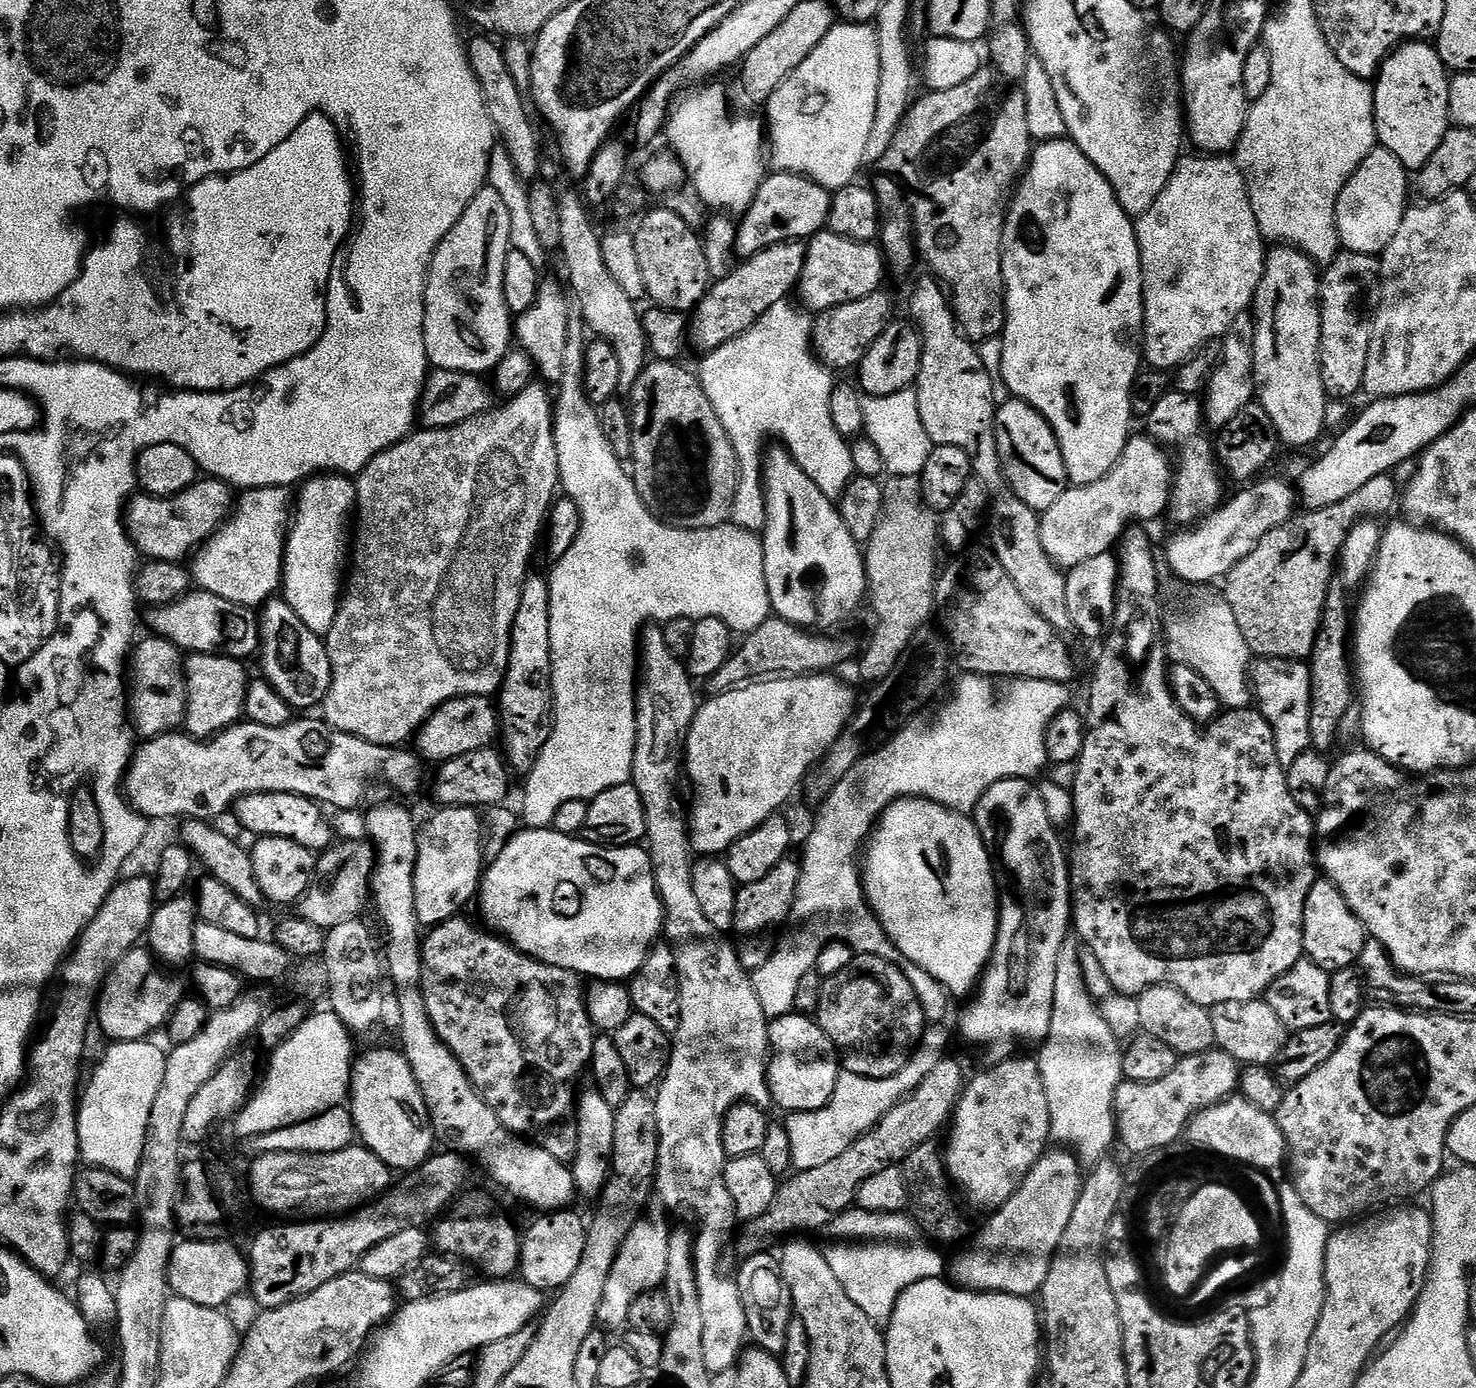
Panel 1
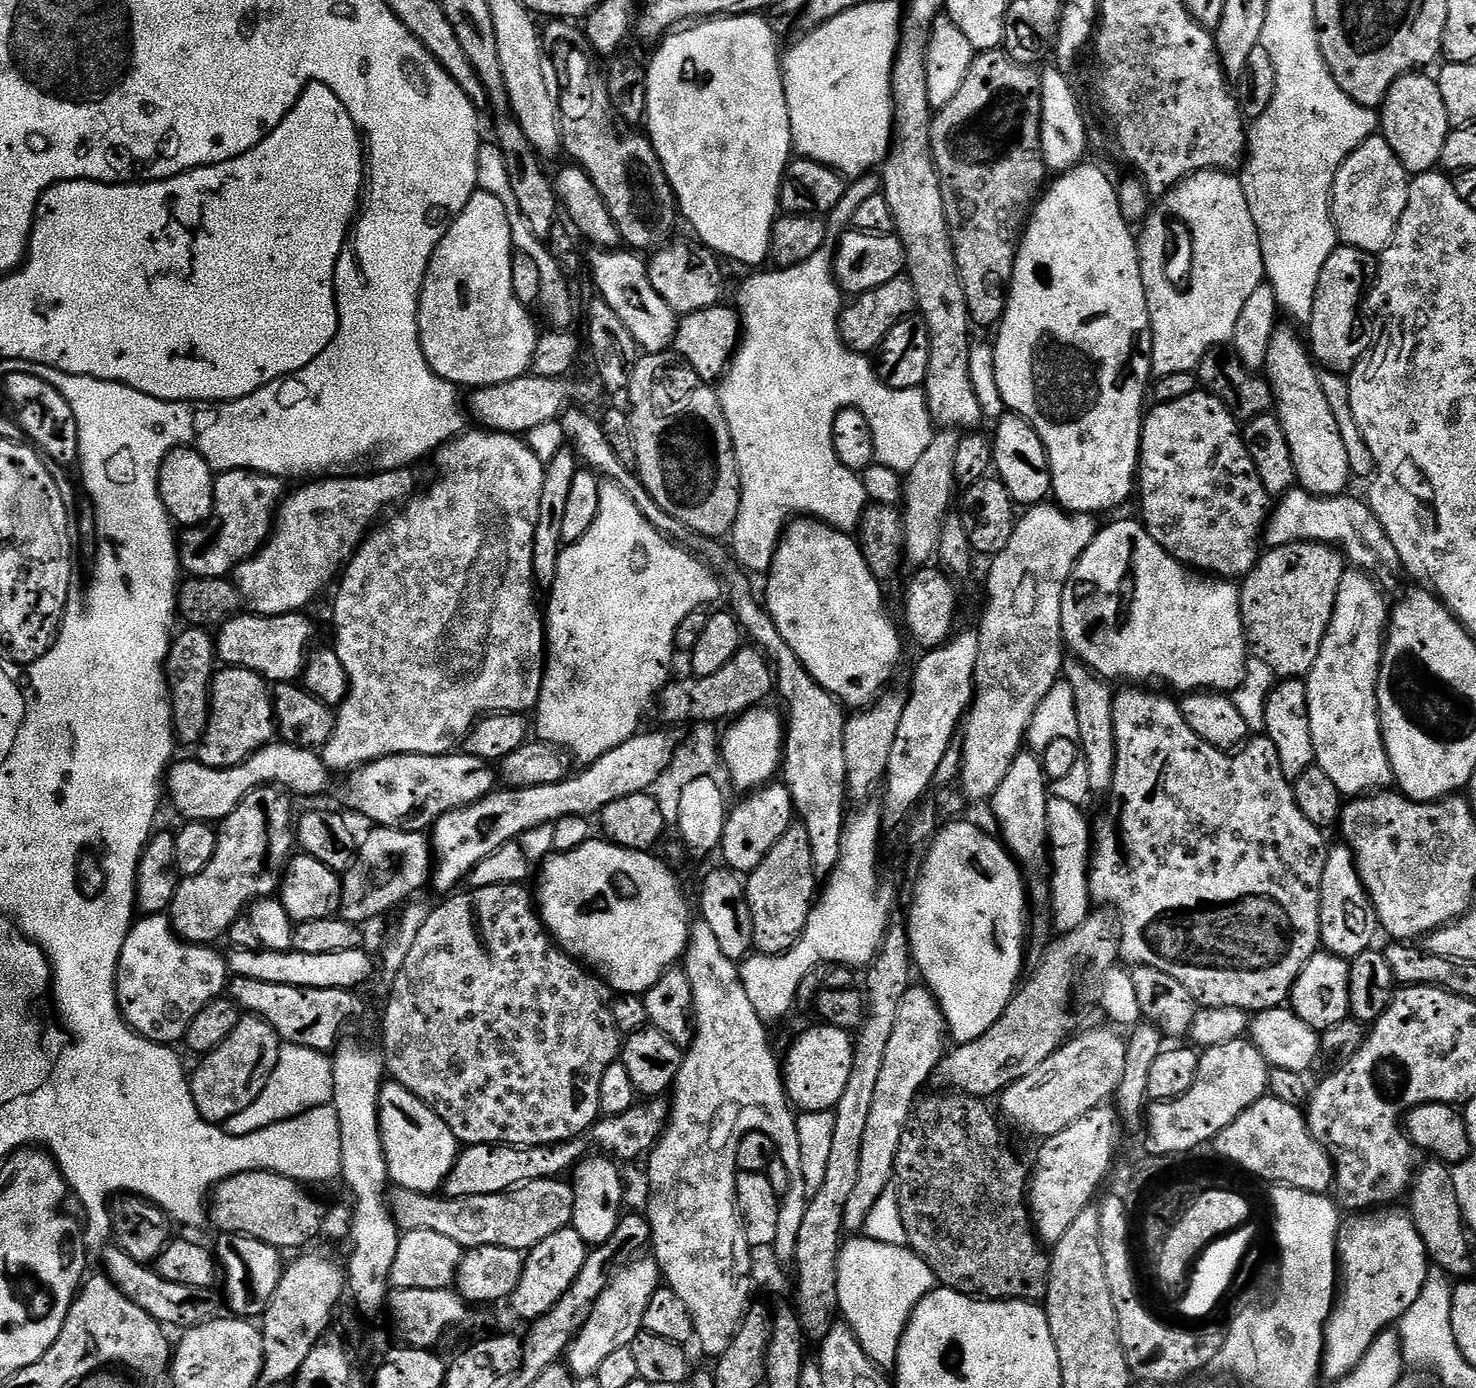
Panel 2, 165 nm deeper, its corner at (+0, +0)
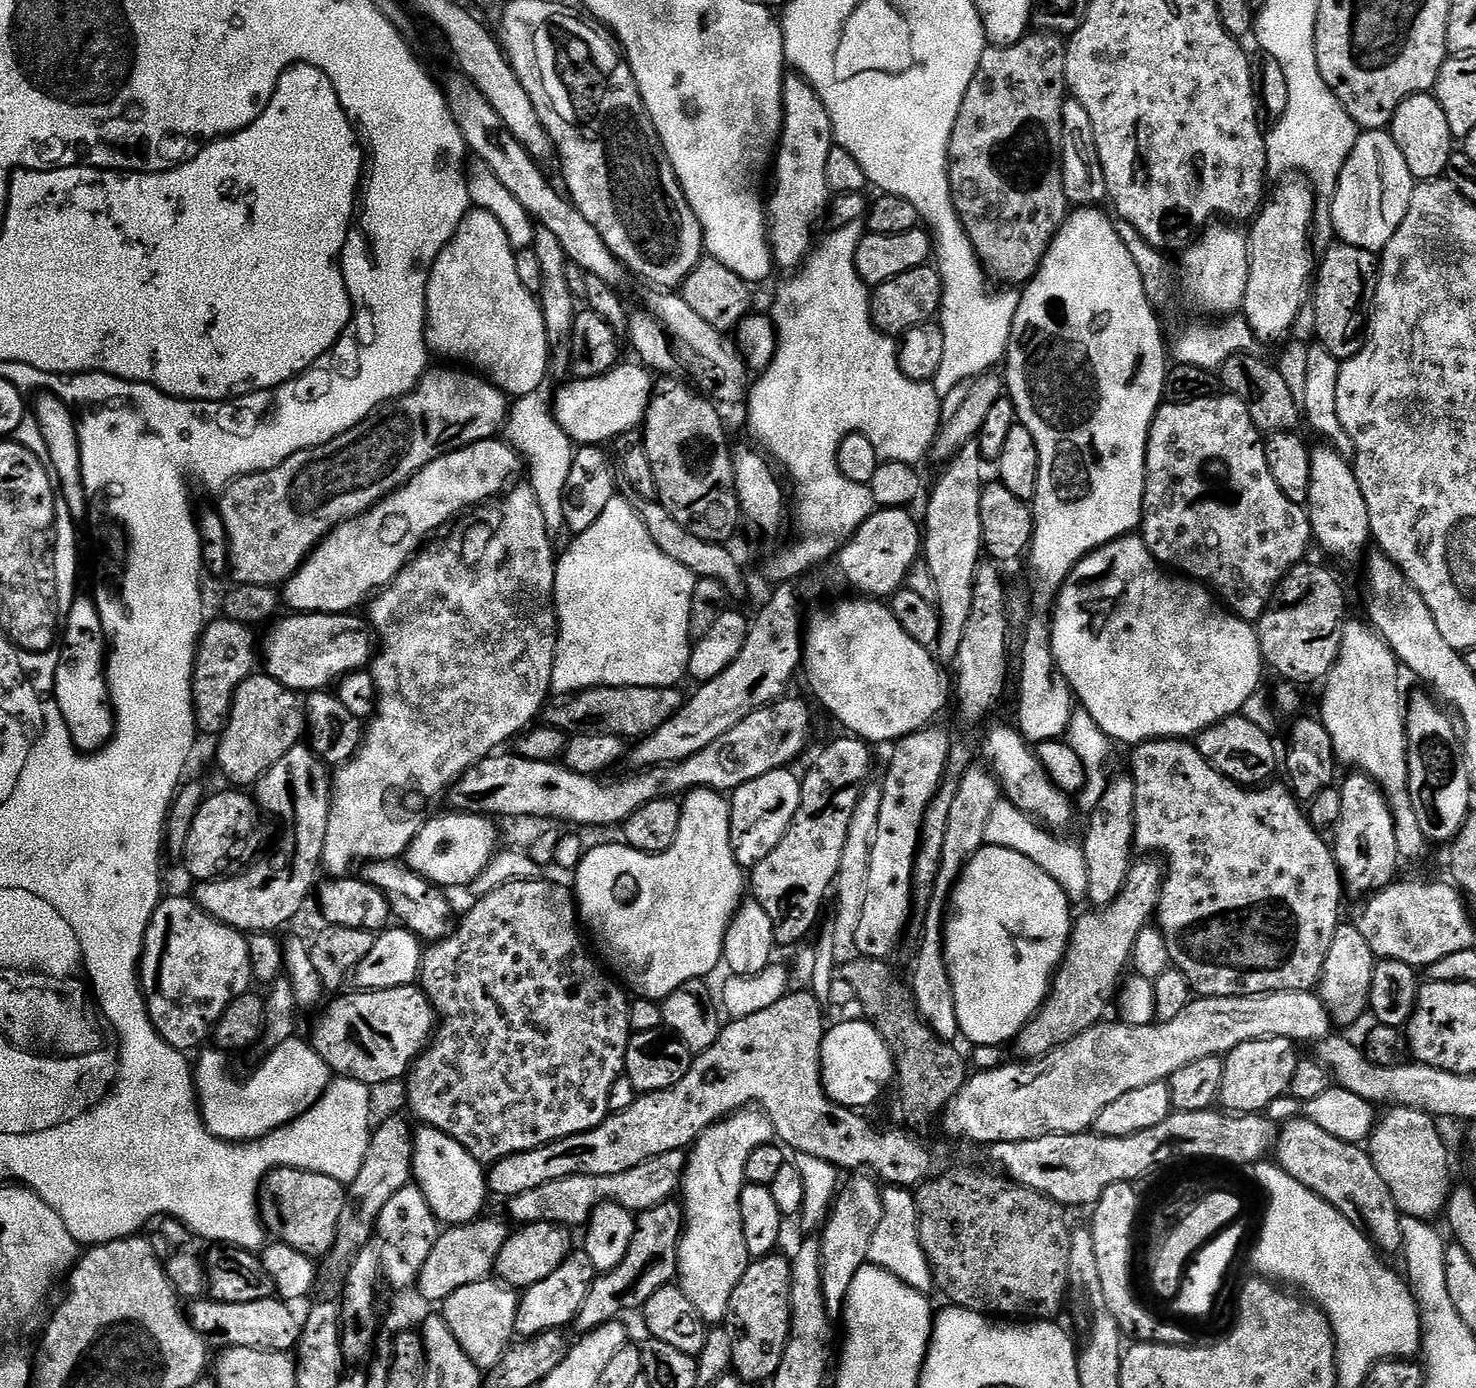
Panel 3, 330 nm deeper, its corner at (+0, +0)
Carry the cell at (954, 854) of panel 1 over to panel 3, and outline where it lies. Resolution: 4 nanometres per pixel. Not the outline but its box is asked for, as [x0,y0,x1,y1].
[944,844,1074,1048]

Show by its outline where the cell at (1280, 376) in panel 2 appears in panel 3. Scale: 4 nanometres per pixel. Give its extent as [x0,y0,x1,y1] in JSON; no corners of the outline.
[1306,446,1372,561]

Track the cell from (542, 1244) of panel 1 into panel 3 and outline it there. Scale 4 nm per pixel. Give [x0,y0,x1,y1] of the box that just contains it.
[516,1250,597,1338]

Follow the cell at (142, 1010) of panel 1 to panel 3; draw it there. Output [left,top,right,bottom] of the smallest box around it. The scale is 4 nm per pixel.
[139,896,254,1054]

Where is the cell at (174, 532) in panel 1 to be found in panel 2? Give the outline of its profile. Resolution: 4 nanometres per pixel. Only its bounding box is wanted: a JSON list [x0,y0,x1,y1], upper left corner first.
[178,468,286,578]

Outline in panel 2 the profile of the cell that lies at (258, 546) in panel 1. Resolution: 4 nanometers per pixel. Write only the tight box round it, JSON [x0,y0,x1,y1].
[234,468,417,616]

